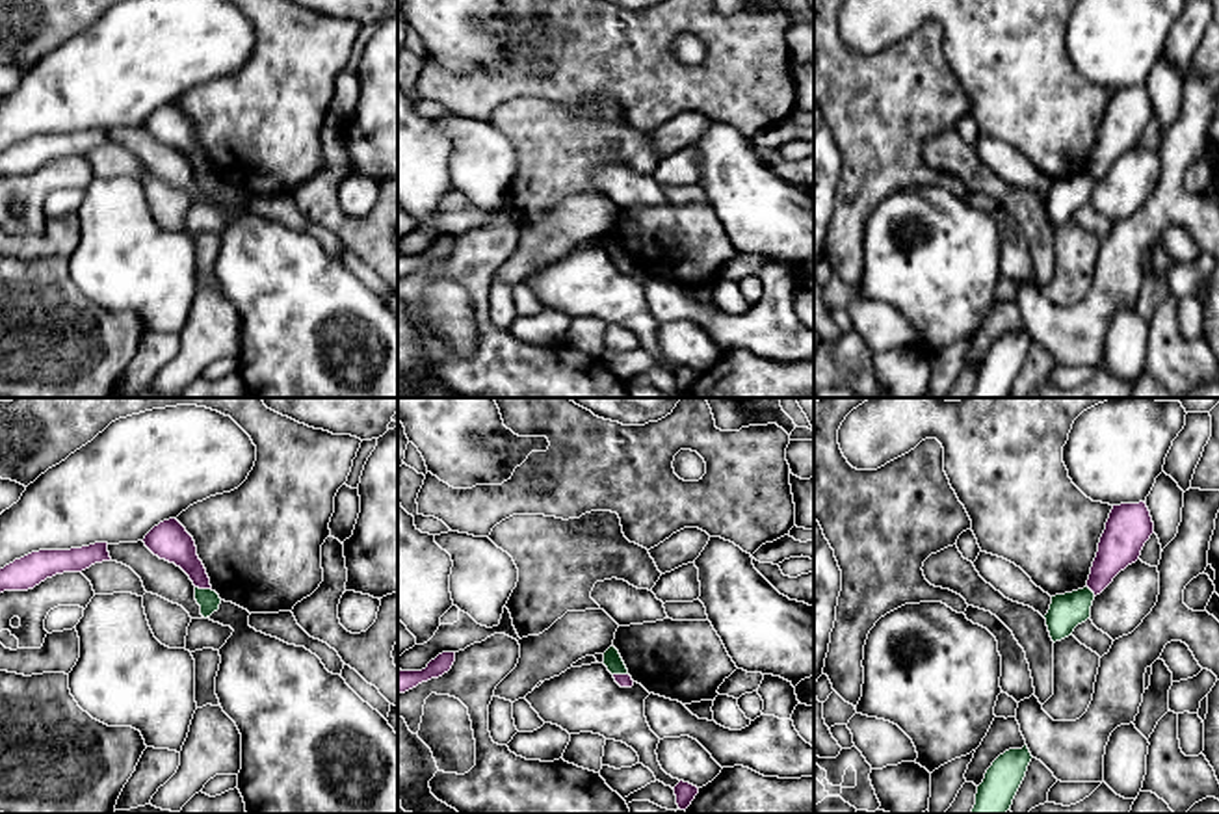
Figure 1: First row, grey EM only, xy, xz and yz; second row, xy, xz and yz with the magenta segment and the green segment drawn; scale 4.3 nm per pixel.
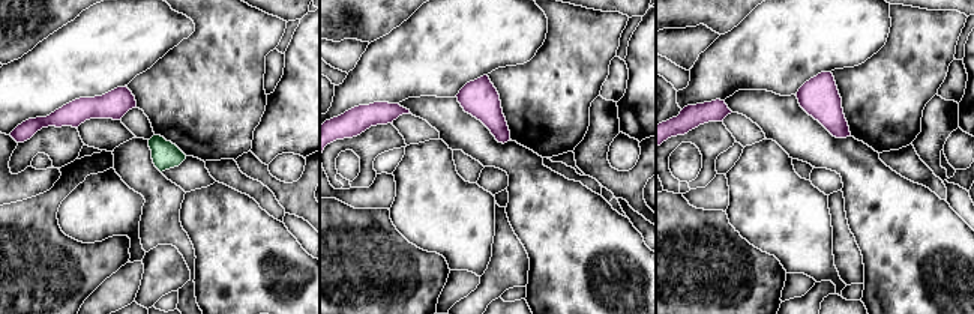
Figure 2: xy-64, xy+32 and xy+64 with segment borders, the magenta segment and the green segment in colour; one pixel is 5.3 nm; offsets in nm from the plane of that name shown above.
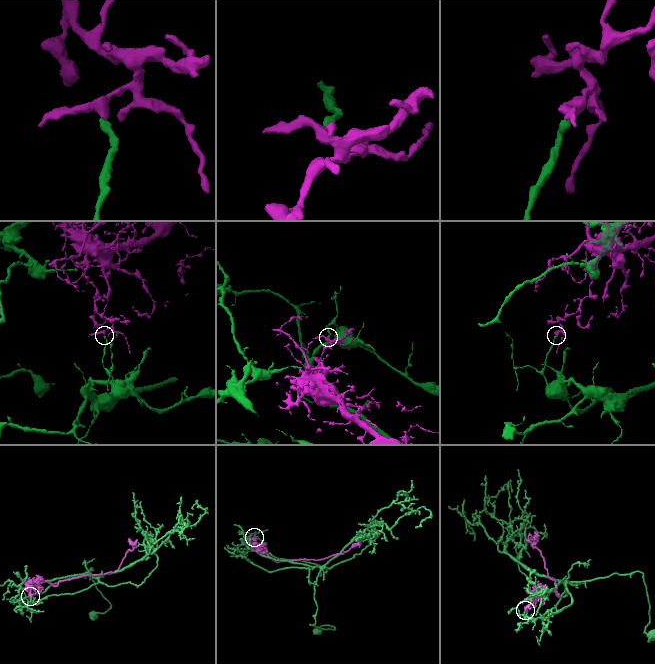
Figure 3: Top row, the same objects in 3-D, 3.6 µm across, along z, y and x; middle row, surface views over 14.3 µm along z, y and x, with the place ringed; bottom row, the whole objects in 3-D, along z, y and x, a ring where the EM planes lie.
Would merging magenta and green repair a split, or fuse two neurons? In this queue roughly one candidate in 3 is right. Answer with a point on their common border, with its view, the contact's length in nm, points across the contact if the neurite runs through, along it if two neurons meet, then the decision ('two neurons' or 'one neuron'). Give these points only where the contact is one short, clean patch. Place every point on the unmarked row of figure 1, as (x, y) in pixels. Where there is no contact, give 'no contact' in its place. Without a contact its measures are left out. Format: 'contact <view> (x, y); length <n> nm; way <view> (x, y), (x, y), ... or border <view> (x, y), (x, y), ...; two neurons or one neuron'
contact xy (203, 171); length 70 nm; border xy (196, 170), (210, 173); two neurons

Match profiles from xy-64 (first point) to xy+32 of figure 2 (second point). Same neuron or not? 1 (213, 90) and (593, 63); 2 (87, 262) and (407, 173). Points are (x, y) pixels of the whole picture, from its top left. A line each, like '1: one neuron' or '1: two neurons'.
1: one neuron
2: two neurons

